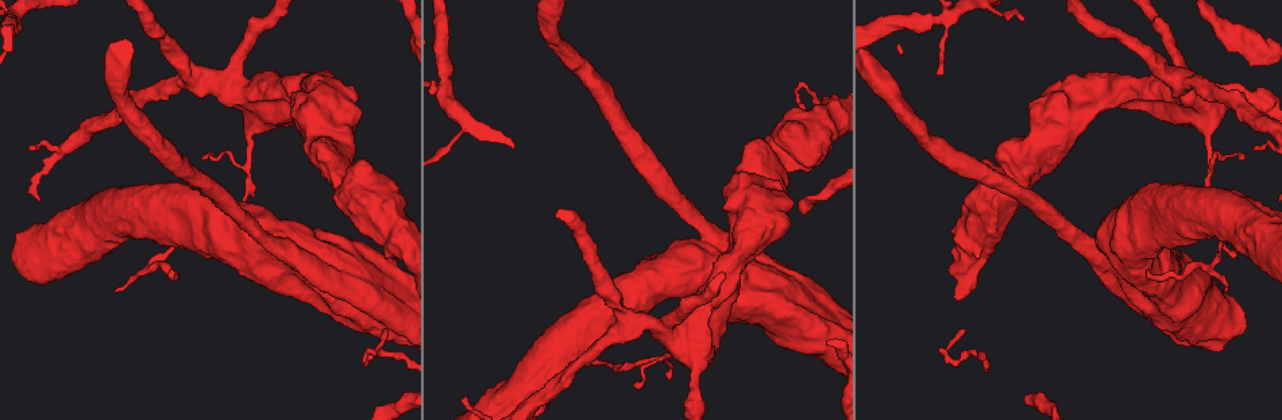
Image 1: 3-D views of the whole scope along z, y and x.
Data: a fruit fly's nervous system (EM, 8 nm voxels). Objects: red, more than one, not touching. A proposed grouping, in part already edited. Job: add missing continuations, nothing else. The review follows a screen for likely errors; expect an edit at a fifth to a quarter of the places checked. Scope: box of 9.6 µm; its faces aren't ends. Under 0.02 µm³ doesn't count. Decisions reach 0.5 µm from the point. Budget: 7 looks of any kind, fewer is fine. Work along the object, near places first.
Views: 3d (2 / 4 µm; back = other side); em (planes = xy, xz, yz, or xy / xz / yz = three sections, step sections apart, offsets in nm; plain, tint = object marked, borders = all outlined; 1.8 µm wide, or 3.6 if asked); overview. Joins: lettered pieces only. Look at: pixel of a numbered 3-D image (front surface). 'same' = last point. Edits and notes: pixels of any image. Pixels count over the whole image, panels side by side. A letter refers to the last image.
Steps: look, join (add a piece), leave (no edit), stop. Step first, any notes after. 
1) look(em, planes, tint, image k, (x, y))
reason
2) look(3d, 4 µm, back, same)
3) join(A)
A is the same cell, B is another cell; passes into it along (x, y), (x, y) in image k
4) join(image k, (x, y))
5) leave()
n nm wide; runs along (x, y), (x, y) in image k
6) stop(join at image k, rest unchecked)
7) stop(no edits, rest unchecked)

look(3d, 4 µm, image 1, (1190, 95))

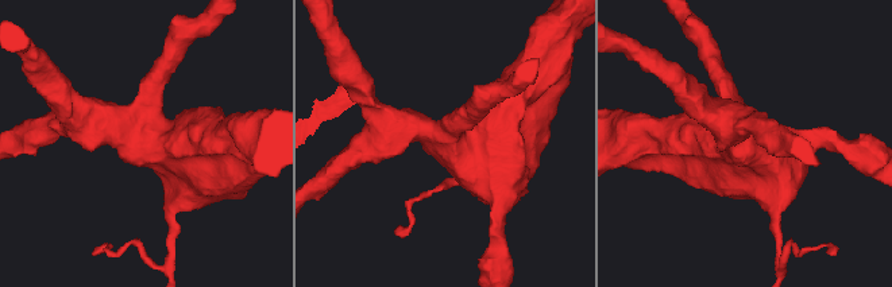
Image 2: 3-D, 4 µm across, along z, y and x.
look(em, 3.6 µm, yz, step 16, plain, image 2, (467, 139))

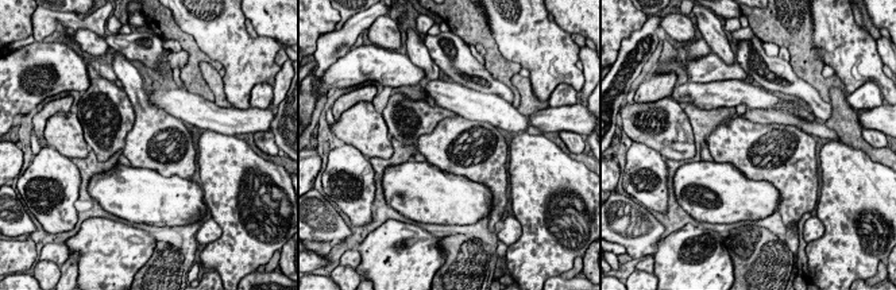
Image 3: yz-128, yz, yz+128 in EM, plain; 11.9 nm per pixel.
look(em, 3.6 µm, yz, step 16, borders, same)
see the neighbours

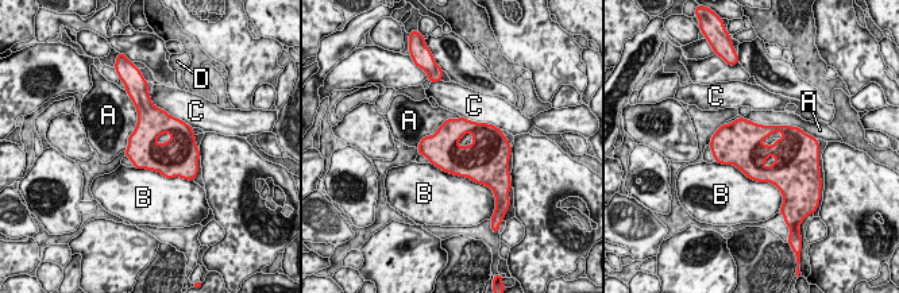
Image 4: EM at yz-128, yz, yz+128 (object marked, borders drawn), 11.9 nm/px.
leave()
600 nm wide; A, B, C and D are other cells; border along (743, 118), (763, 124), (797, 127) in image 4; no lettered piece goes on from it

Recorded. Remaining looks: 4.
look(em, 3.6 µm, planes, borders, image 1, (292, 261))
thick end

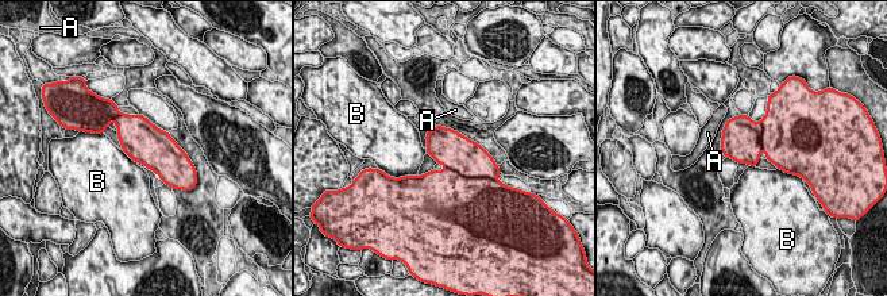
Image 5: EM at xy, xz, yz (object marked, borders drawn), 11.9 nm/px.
leave()
480 nm wide; A and B are other cells; border along (122, 150), (137, 162) in image 5; none of them fits

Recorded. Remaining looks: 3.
look(3d, 2 µm, back, image 1, (443, 88))
a fork

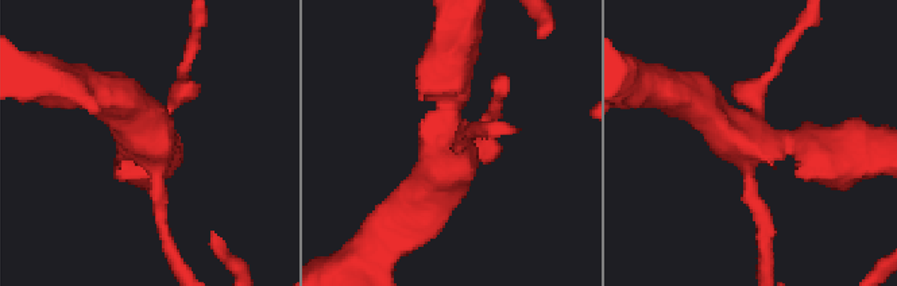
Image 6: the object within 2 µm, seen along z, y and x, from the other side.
look(em, planes, borders, image 6, (753, 142))

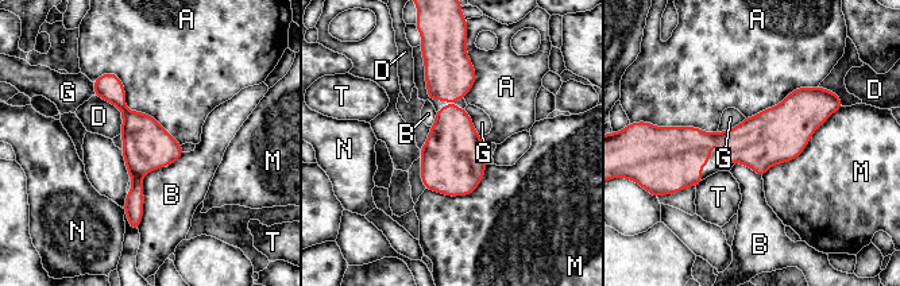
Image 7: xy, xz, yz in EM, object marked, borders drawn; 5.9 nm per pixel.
leave()
300 nm wide; A, B, D, G, M, N and T are other cells; border along (464, 109), (481, 136) in image 7; none of them fits

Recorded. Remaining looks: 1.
stop(no edits, rest unchecked)

